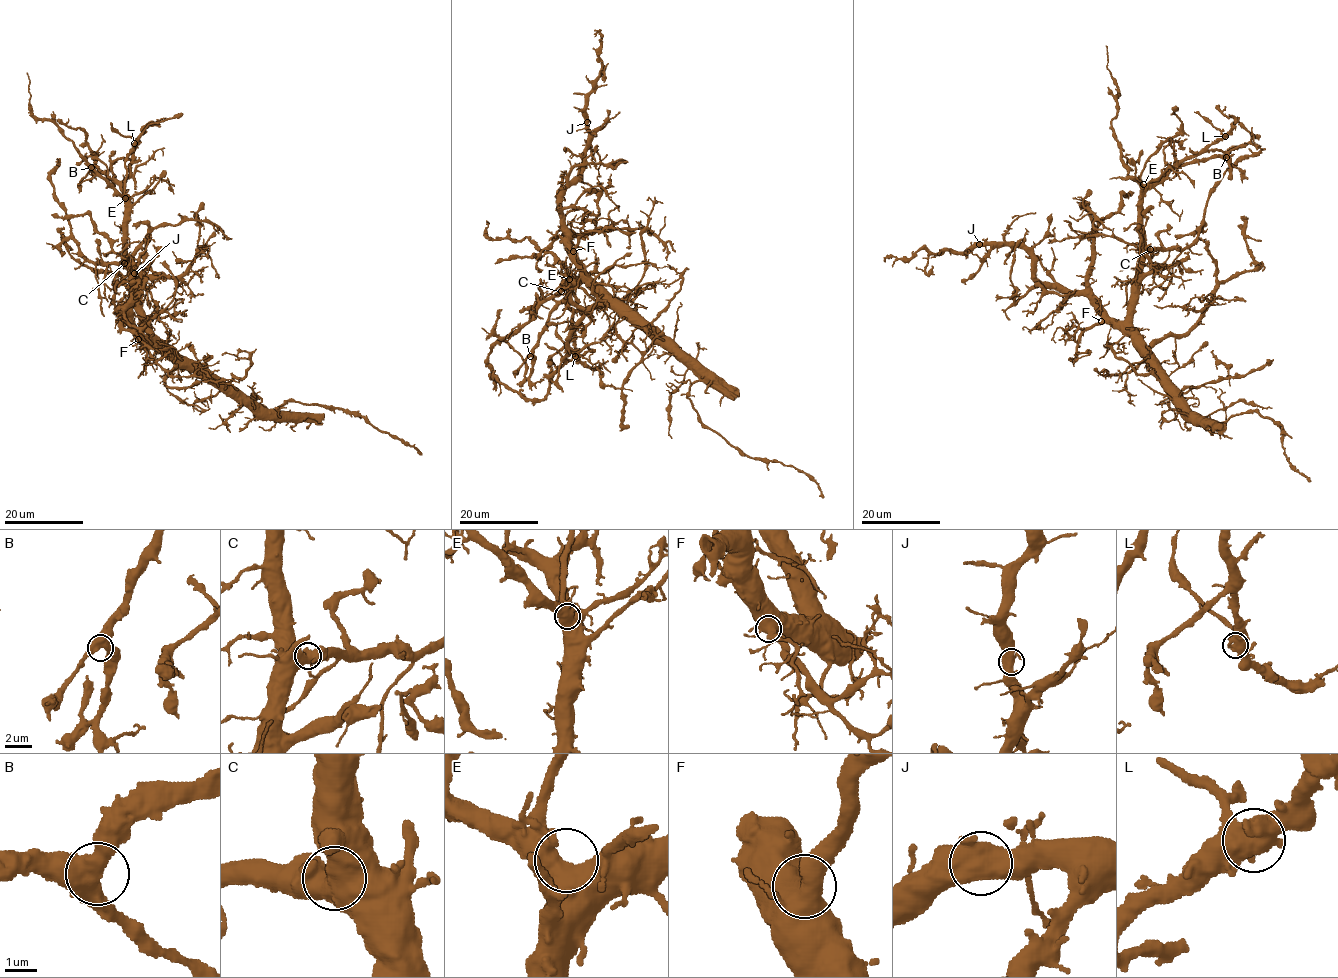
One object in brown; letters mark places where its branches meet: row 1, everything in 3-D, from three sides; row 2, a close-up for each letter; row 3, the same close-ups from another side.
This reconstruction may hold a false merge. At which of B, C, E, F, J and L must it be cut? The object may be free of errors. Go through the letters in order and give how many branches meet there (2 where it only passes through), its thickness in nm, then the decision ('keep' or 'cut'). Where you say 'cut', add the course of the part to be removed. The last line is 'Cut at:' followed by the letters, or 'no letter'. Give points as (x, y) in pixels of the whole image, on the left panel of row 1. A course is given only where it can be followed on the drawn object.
B: branches 3; calibre 550 nm; keep
C: branches 3; calibre 550 nm; keep
E: branches 3; calibre 480 nm; keep
F: branches 3; calibre 480 nm; keep
J: branches 3; calibre 600 nm; keep
L: branches 3; calibre 550 nm; keep
Cut at: no letter

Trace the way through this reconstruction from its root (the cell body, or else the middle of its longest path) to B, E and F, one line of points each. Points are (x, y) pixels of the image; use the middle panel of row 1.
B: (609, 302), (588, 282), (565, 283), (569, 279), (566, 297), (551, 312), (548, 326), (530, 356)
E: (609, 302), (588, 282), (577, 280), (565, 283), (569, 279)
F: (609, 302), (573, 251)

